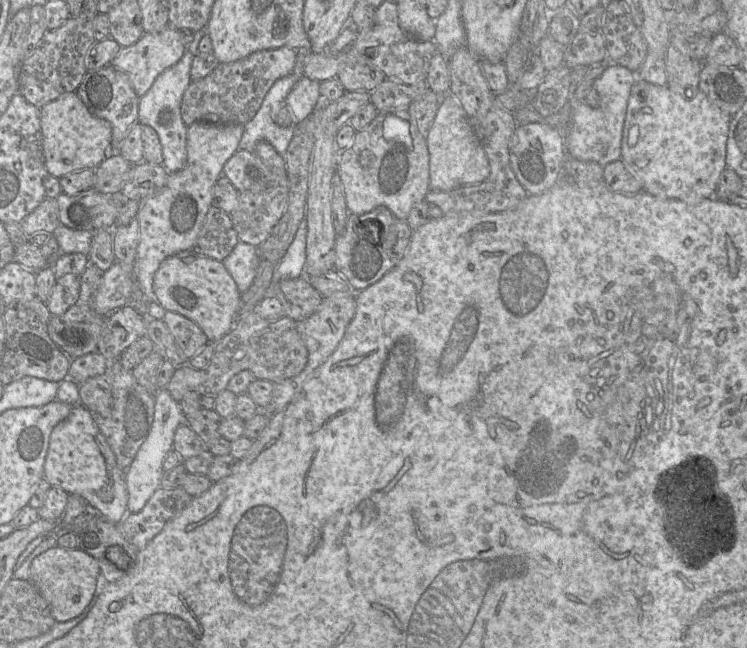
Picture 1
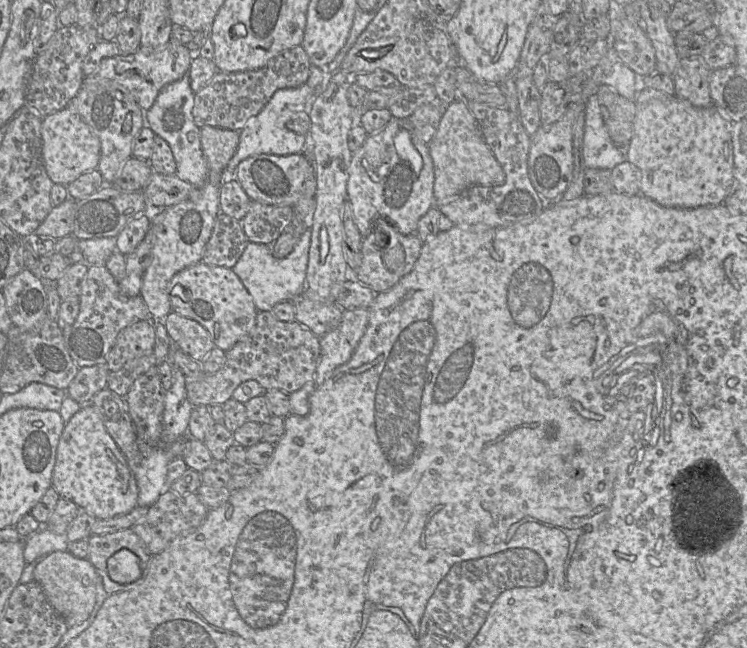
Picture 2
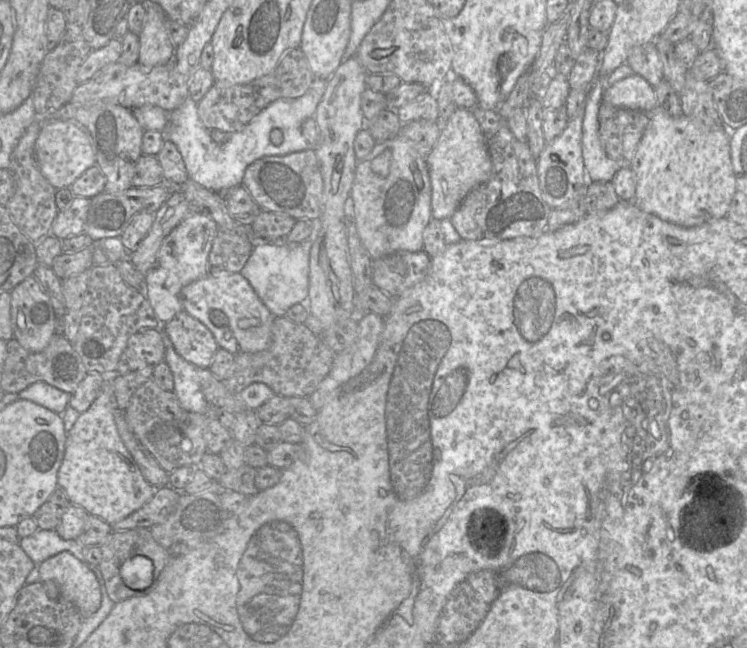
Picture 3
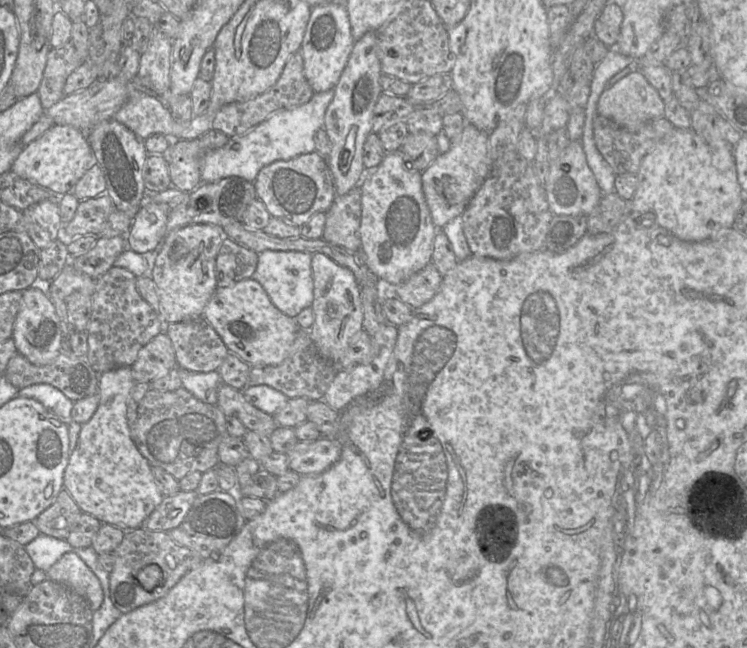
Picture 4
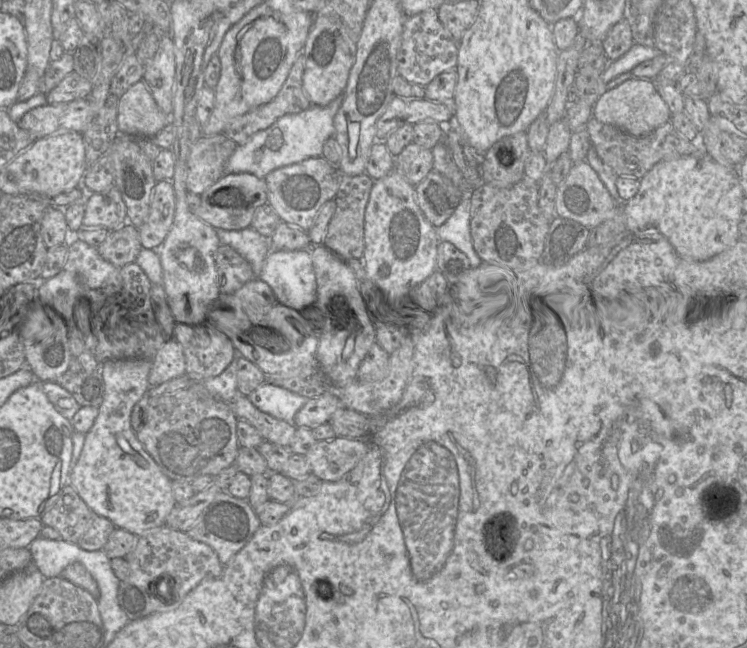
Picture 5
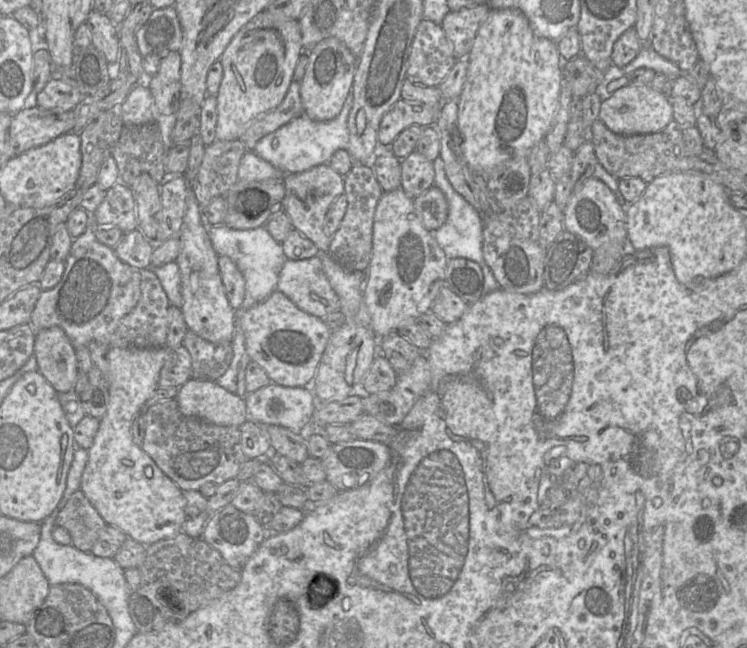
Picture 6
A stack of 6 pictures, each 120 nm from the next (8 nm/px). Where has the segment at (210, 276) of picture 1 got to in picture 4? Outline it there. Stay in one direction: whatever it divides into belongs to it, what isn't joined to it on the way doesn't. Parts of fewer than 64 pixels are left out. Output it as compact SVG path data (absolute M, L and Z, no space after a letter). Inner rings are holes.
M253 278L241 280L230 287L217 286L202 317L215 329L230 353L250 366L280 364L288 355L299 329L294 318L282 313Z

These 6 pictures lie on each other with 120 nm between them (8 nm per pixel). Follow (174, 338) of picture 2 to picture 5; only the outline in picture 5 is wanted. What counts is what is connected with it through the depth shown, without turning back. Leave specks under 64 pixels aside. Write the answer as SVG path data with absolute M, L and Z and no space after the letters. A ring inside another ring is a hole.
M175 321L172 335L182 347L185 374L193 382L218 376L235 355L235 347L221 324L203 327Z

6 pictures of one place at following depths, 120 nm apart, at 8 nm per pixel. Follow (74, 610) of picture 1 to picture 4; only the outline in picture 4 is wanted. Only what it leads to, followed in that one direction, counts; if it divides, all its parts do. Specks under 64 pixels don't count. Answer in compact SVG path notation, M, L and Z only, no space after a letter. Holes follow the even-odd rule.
M64 554L46 574L48 579L62 583L83 596L93 611L101 606L103 591L100 581L77 554Z

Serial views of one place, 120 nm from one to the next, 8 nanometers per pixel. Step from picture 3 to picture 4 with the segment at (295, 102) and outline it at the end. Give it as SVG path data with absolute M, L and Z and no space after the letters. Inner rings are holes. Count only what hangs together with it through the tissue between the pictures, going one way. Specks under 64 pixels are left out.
M334 90L314 92L307 103L279 110L247 133L229 138L223 147L206 152L200 165L202 183L216 182L227 177L240 177L254 182L263 167L315 151L314 135L323 128L325 112L333 97Z

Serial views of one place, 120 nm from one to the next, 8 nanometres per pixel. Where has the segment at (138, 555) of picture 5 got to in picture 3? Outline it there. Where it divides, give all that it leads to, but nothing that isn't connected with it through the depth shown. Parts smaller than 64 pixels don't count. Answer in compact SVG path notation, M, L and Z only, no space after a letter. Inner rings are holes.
M135 528L130 530L113 531L97 546L100 547L102 552L102 559L98 568L102 573L108 596L114 604L130 597L144 596L153 590L158 582L160 573L172 558L172 555L155 541L149 528ZM136 555L147 557L153 563L153 583L145 590L134 590L129 588L120 576L120 568L122 564L126 560Z

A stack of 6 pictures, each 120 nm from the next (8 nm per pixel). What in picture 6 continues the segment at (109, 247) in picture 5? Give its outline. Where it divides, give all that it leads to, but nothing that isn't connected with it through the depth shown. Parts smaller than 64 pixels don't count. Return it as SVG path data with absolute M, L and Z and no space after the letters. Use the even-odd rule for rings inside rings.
M139 230L125 233L113 248L117 257L123 262L138 269L150 268L155 245Z

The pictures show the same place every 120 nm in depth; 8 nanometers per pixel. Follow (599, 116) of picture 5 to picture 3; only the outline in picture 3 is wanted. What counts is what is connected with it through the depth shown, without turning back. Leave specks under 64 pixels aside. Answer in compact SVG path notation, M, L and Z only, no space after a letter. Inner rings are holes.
M636 73L607 87L602 101L615 107L645 113L651 113L658 106L654 87Z

